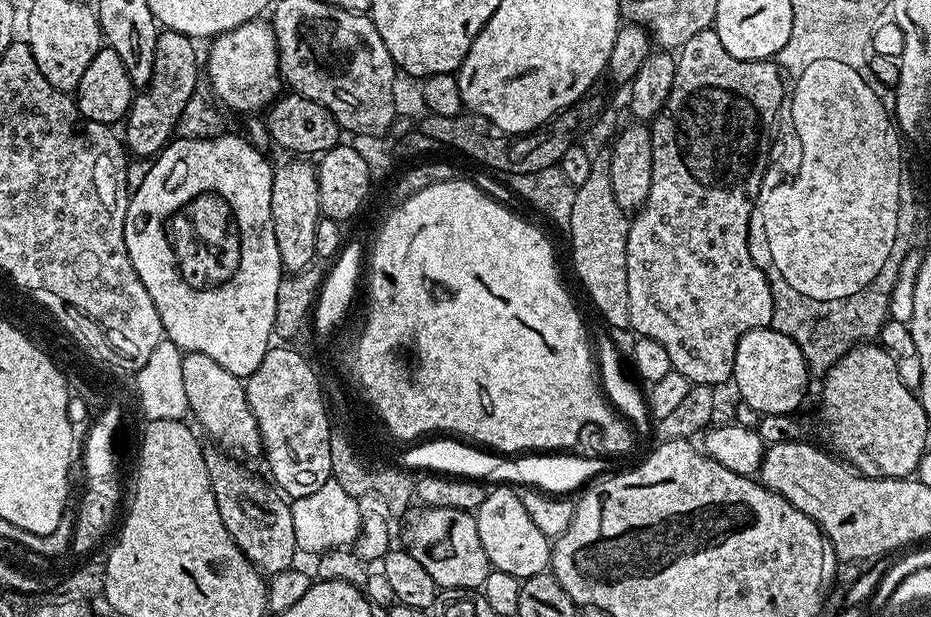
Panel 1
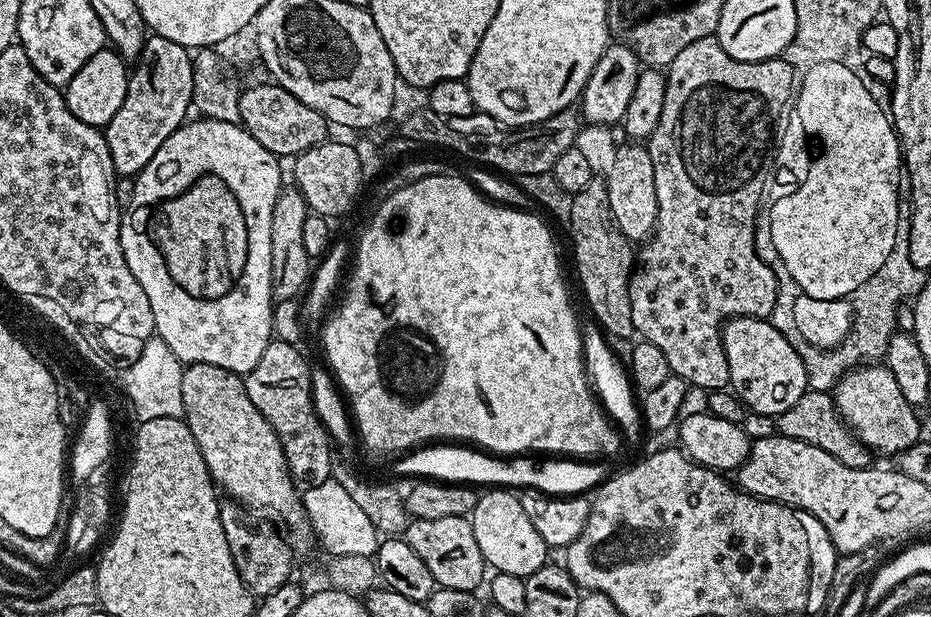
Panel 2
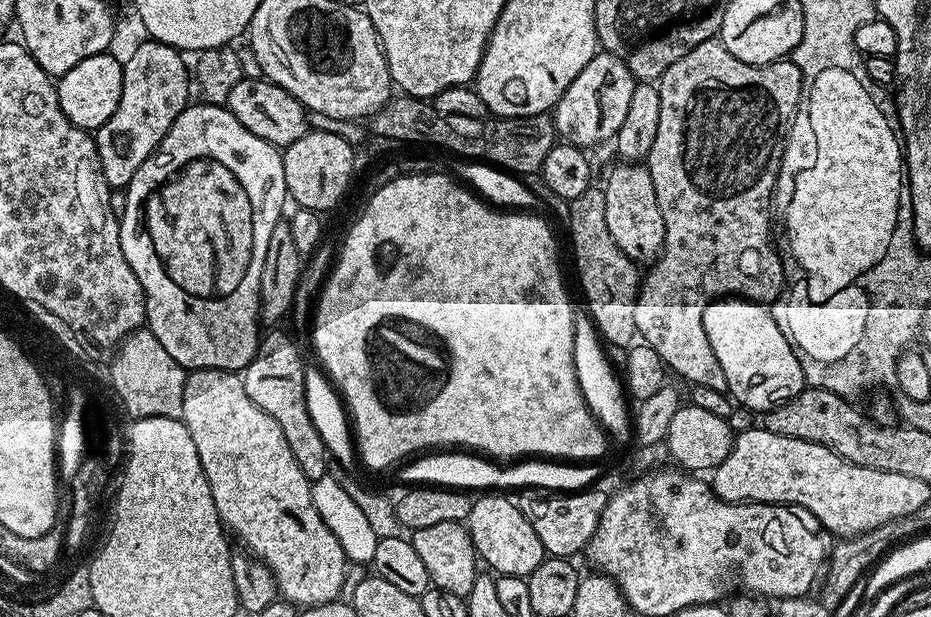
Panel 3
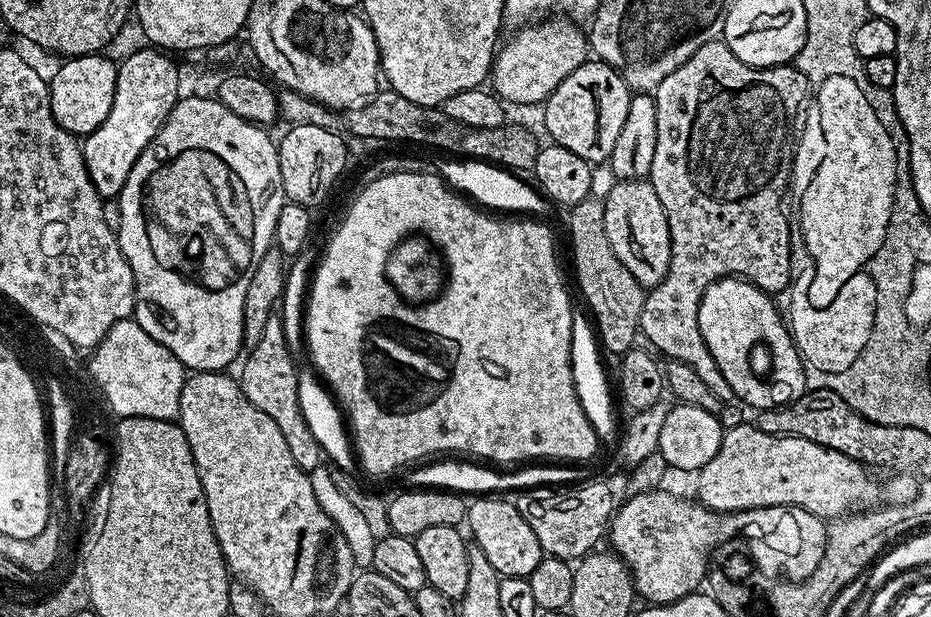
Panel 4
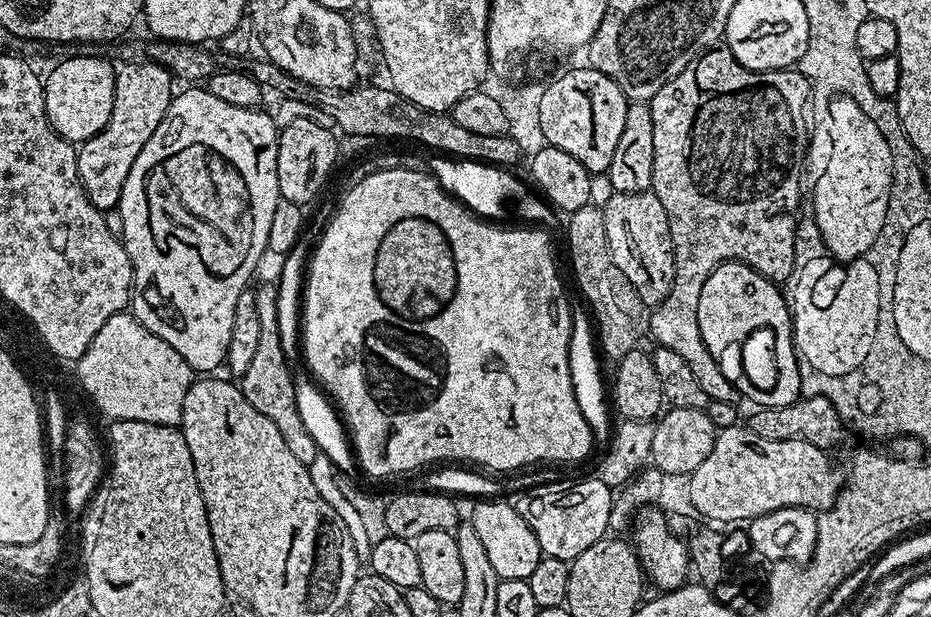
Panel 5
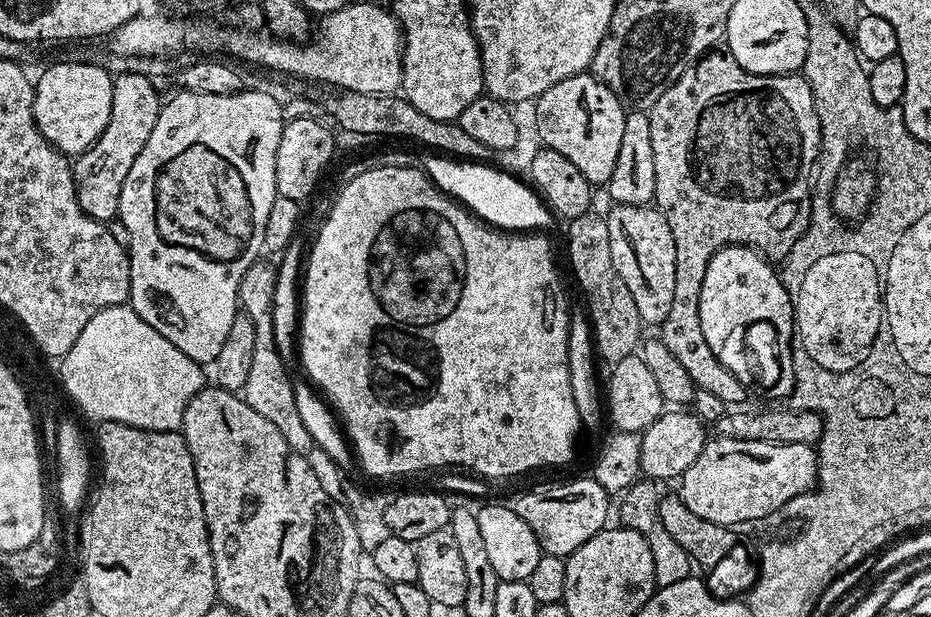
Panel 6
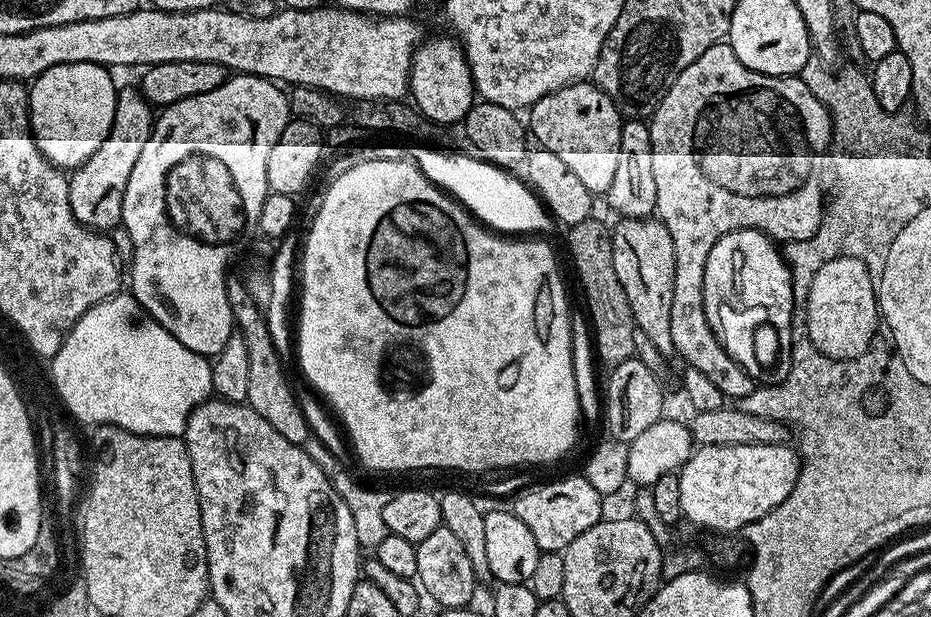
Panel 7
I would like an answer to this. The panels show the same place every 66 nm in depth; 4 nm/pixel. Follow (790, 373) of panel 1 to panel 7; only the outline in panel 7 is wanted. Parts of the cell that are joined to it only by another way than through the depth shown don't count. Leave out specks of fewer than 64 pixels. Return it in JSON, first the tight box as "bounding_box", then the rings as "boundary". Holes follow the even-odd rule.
{"bounding_box":[704,228,794,385],"boundary":[[[743,228],[742,230],[734,230],[730,234],[726,234],[722,238],[718,238],[718,242],[714,242],[714,250],[710,250],[710,258],[706,258],[706,274],[704,275],[704,309],[706,310],[706,318],[708,324],[712,328],[712,333],[716,336],[717,340],[723,344],[730,355],[738,362],[738,366],[748,369],[749,374],[753,378],[759,377],[761,381],[767,382],[772,385],[781,384],[784,380],[785,374],[792,366],[792,277],[794,275],[787,259],[776,248],[772,237],[759,232],[757,228]],[[767,332],[772,332],[772,348],[768,348],[760,357],[756,357],[756,335],[764,336]]]}

